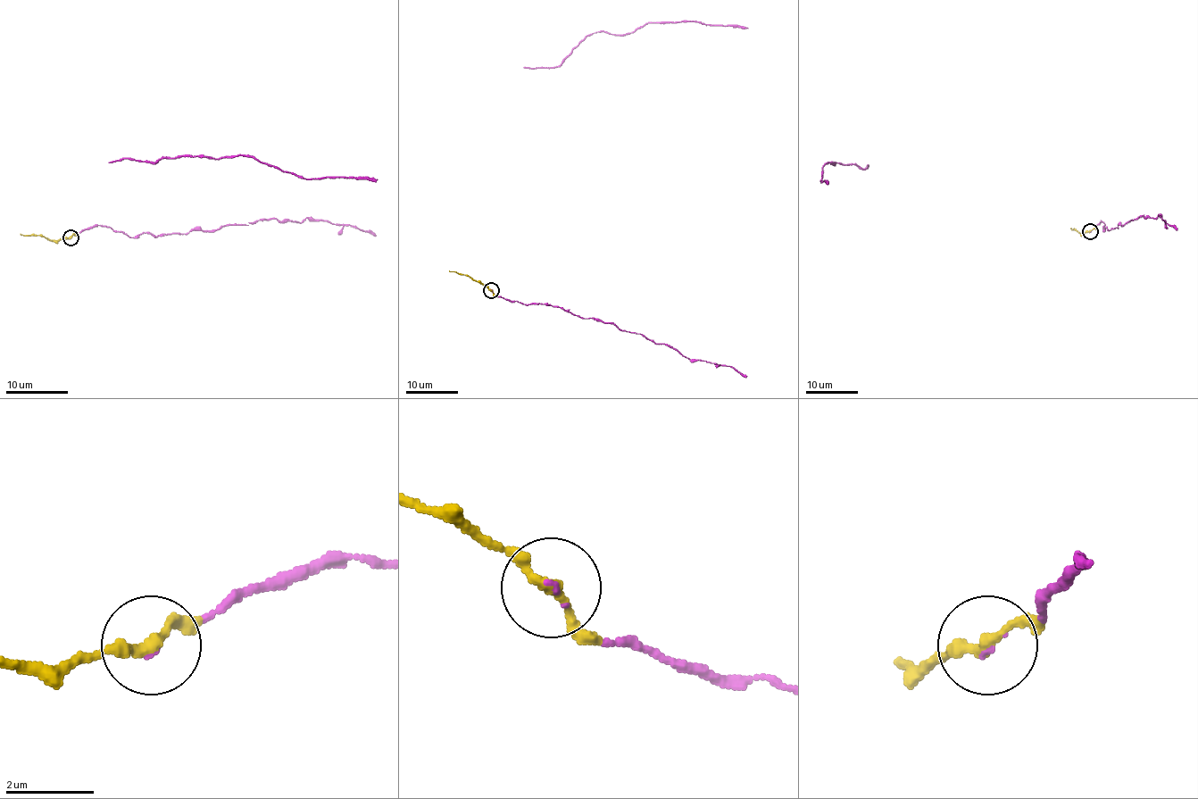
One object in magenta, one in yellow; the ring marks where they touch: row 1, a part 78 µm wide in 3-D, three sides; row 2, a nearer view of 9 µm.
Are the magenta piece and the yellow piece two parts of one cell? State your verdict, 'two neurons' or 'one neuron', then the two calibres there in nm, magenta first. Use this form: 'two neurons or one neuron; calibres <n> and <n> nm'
one neuron; calibres 60 and 240 nm

